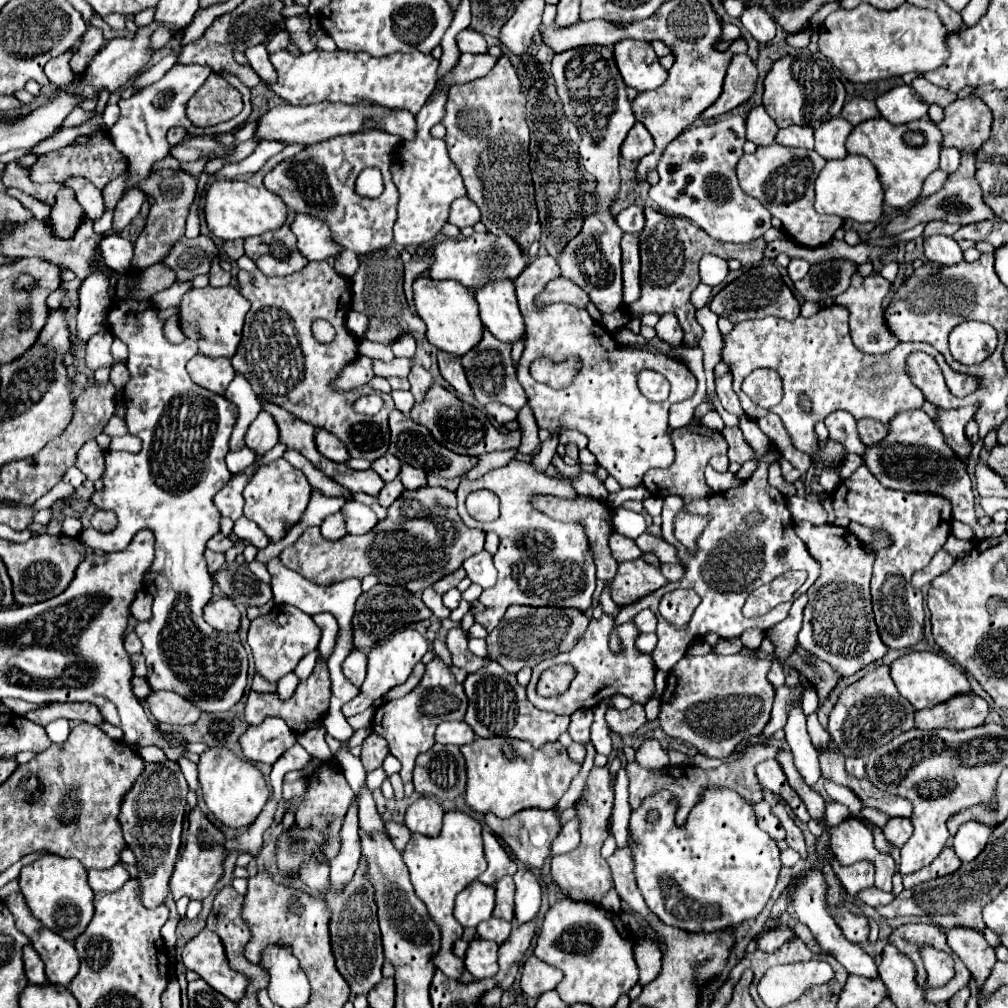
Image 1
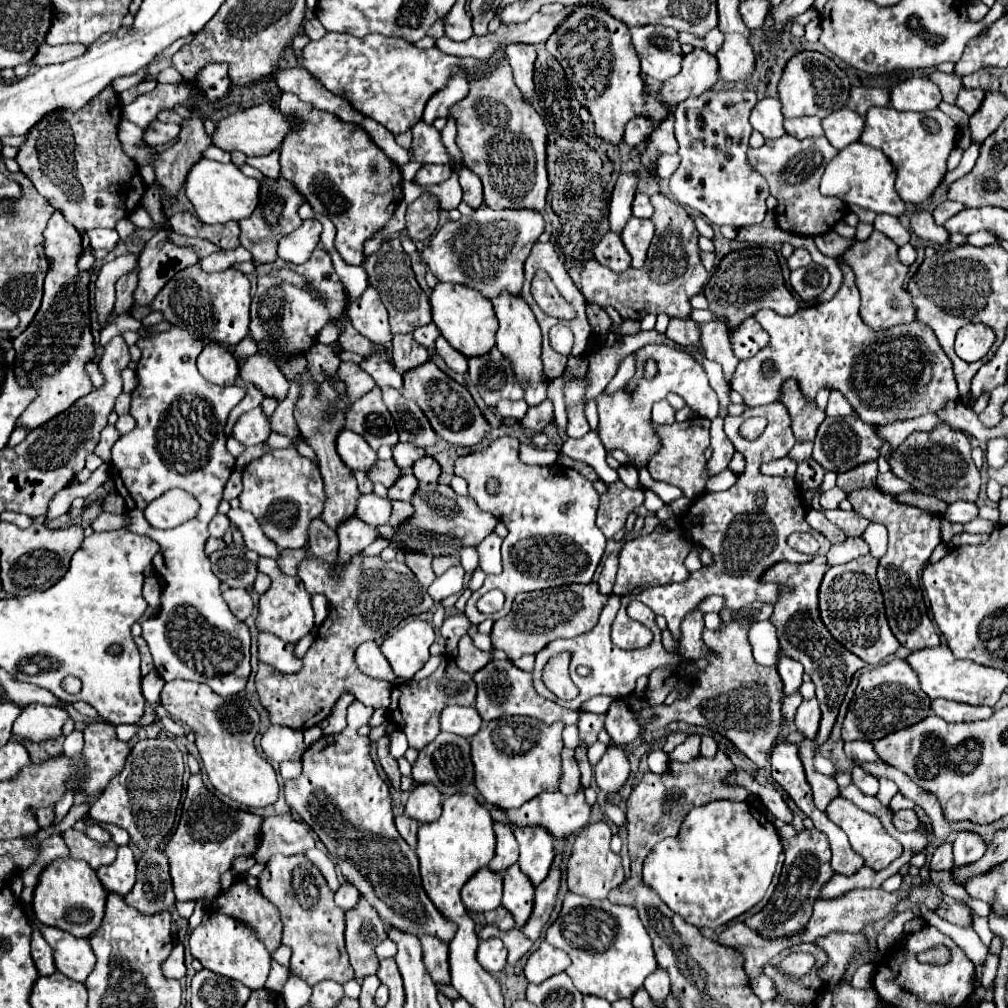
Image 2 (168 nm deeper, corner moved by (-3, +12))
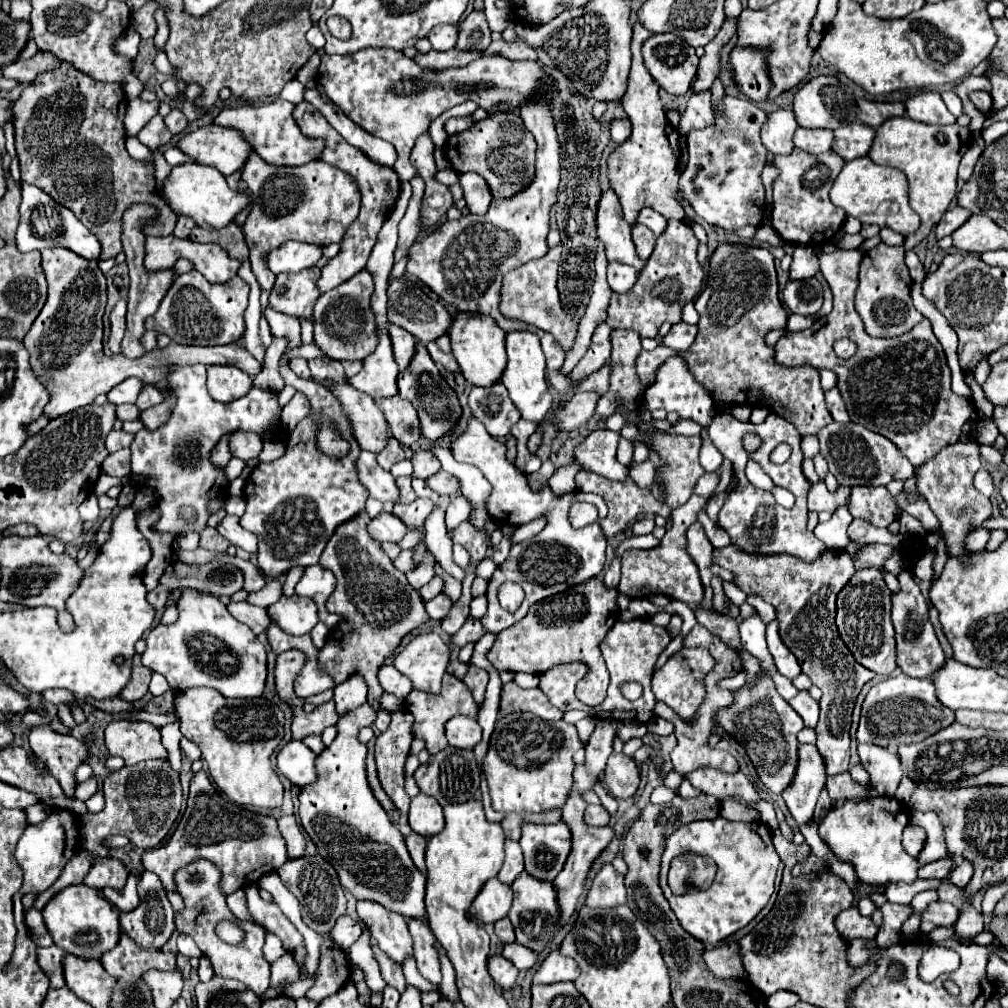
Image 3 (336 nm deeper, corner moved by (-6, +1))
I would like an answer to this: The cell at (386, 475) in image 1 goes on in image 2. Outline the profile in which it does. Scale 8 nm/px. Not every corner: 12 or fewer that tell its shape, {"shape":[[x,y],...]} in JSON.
{"shape":[[411,442],[393,446],[393,460],[401,470],[425,456]]}

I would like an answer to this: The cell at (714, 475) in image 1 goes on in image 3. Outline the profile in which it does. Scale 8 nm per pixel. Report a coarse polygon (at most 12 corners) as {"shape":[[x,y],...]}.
{"shape":[[706,429],[700,431],[699,461],[706,471],[716,471],[723,456],[710,443]]}

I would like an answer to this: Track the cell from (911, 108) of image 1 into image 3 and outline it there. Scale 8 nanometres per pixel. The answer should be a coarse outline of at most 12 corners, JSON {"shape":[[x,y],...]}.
{"shape":[[934,91],[914,95],[906,113],[930,125],[956,123]]}

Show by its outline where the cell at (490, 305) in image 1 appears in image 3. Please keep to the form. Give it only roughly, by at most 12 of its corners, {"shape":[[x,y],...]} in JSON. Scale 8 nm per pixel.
{"shape":[[506,333],[502,383],[522,419],[552,407],[540,339]]}

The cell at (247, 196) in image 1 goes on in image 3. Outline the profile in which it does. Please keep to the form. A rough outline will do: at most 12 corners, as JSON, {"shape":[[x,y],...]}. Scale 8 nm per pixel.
{"shape":[[172,167],[162,197],[176,215],[214,231],[250,197],[218,169]]}

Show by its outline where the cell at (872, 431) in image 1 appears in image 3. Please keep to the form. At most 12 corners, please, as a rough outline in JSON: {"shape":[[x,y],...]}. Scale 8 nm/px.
{"shape":[[979,445],[980,454],[997,469],[1003,456],[992,446]]}

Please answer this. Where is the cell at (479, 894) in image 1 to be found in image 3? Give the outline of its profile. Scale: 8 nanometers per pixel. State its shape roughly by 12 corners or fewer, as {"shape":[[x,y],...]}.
{"shape":[[490,879],[472,903],[472,917],[494,923],[508,915],[512,889]]}

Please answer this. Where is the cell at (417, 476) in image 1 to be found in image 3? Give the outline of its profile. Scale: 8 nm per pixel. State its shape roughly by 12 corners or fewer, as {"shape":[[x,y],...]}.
{"shape":[[446,471],[426,481],[440,495],[460,493],[460,481]]}

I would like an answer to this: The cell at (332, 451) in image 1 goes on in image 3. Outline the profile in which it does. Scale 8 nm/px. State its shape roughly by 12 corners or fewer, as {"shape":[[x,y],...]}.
{"shape":[[362,451],[356,467],[362,485],[382,503],[400,497],[392,473]]}

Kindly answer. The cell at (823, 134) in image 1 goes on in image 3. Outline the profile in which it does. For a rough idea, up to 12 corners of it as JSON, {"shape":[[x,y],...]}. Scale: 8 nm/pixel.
{"shape":[[864,123],[834,131],[832,149],[844,159],[868,155],[876,131]]}

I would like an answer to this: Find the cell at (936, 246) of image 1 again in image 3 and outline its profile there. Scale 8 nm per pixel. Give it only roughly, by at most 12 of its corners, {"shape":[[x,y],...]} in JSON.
{"shape":[[844,165],[830,199],[862,223],[920,227],[902,171]]}

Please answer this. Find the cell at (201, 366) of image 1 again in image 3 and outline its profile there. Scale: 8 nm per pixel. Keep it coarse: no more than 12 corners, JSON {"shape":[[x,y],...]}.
{"shape":[[210,365],[208,393],[218,403],[246,395],[252,377],[238,367]]}

